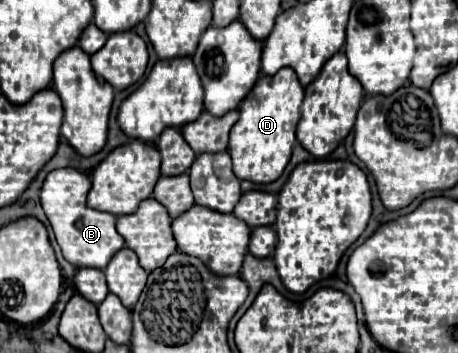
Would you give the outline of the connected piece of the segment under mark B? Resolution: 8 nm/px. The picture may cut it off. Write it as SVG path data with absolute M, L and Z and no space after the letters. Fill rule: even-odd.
M65 167L65 169L55 169L47 175L43 187L41 187L41 205L43 211L53 227L55 239L63 251L63 257L75 265L75 267L95 267L95 269L105 269L111 257L123 249L125 241L115 229L115 217L111 213L95 211L85 205L87 193L91 187L89 175Z

